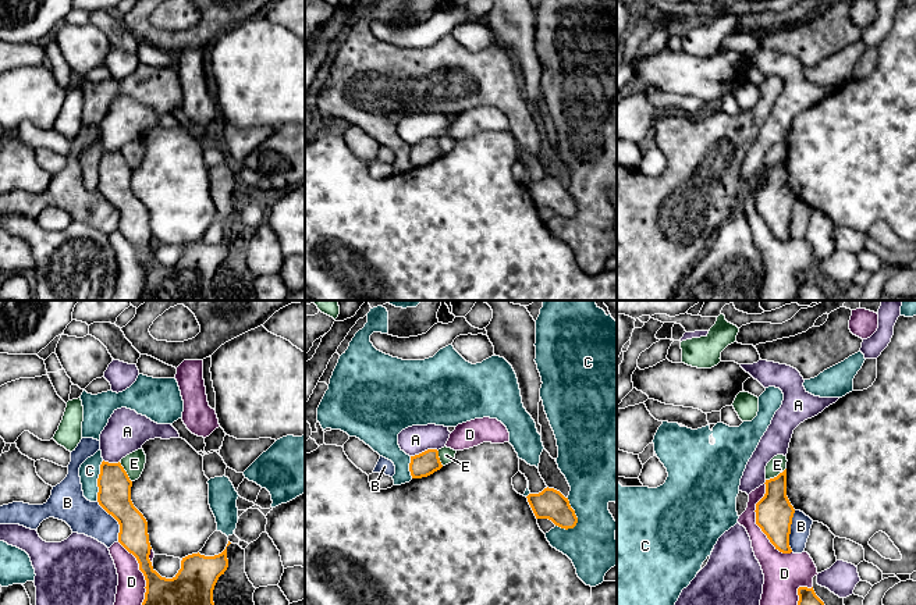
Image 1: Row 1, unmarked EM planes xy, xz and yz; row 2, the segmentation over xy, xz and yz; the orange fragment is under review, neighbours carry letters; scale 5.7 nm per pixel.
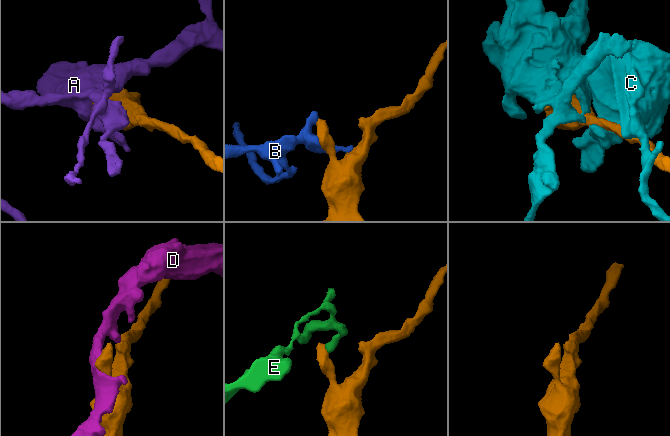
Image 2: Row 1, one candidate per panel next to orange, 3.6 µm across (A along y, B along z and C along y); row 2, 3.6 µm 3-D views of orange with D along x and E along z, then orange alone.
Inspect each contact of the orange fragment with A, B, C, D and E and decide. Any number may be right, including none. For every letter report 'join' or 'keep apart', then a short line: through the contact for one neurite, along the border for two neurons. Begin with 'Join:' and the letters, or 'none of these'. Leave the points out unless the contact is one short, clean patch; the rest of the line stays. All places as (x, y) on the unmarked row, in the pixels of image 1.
Join: none of these
A: keep apart
B: keep apart
C: keep apart
D: keep apart
E: keep apart | yz (785, 156), (766, 168)

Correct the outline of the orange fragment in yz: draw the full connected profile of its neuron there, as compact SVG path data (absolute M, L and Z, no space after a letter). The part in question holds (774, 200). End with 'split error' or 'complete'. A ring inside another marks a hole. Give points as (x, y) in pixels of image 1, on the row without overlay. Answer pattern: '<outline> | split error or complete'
M787 157L764 172L766 182L756 192L756 213L775 238L791 242L789 223L795 197L787 185Z | complete

